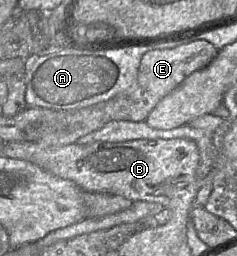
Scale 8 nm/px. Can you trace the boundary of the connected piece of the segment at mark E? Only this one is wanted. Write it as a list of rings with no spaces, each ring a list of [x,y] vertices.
[[[196,40],[173,48],[149,50],[141,58],[137,81],[130,89],[95,105],[64,111],[62,119],[46,120],[45,127],[41,123],[34,123],[26,128],[24,141],[48,147],[64,146],[76,143],[80,137],[99,130],[111,121],[145,121],[150,111],[163,97],[191,73],[207,66],[216,57],[218,51],[206,40]]]

